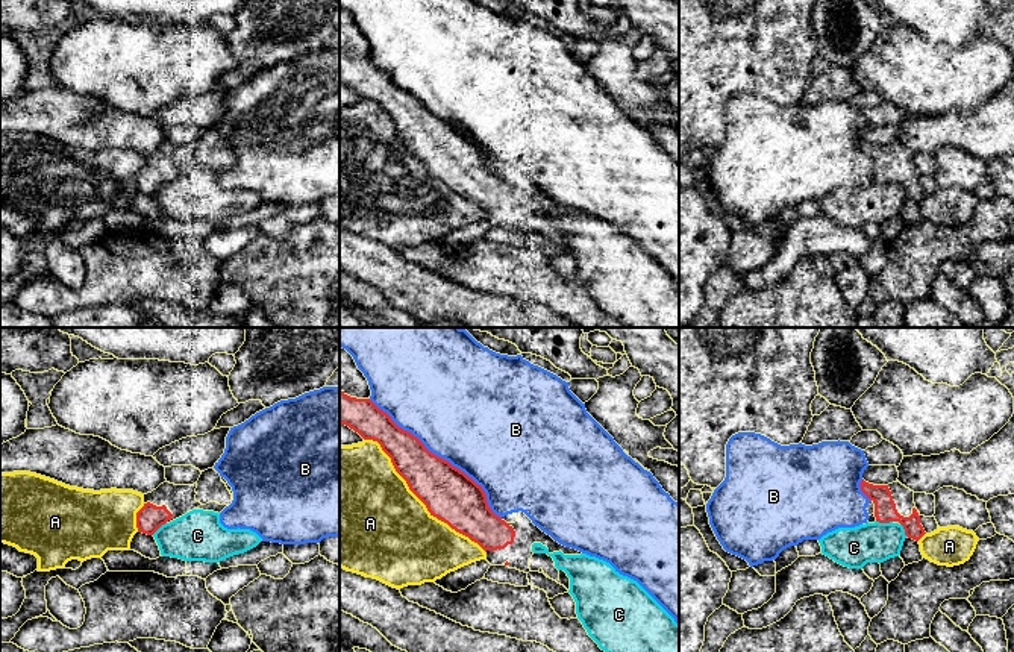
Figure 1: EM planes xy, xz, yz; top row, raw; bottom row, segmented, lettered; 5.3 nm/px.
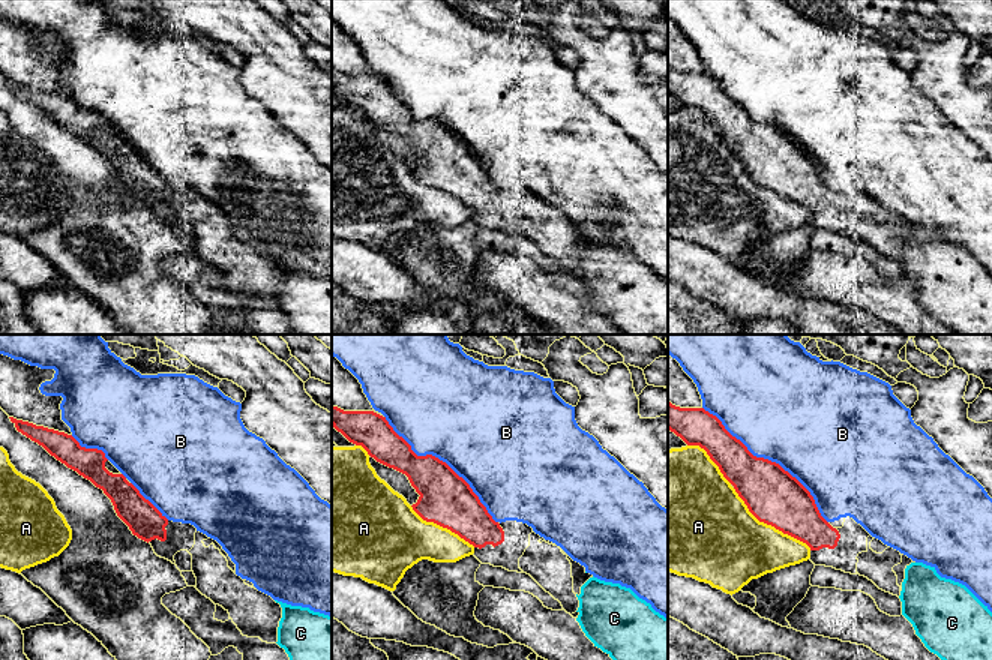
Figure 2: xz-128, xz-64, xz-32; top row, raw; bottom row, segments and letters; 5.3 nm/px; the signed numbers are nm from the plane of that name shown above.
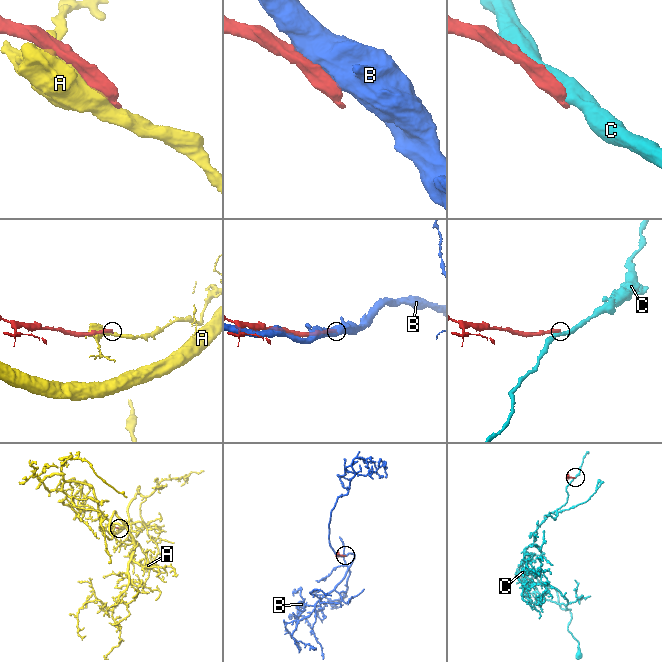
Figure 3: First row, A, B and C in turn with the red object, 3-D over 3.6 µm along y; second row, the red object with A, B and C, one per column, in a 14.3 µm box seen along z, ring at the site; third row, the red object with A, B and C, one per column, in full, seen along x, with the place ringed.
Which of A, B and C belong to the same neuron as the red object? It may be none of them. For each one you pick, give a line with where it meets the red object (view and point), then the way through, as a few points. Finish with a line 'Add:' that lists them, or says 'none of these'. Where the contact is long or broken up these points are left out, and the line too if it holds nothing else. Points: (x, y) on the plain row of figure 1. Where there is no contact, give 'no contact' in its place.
Add: none of these

